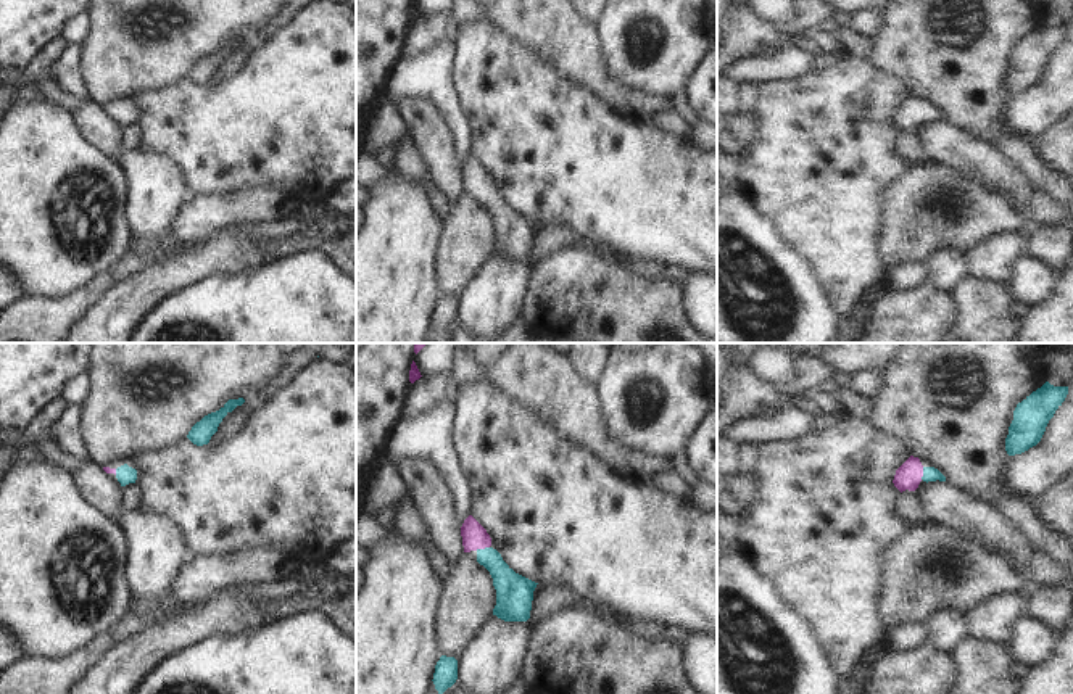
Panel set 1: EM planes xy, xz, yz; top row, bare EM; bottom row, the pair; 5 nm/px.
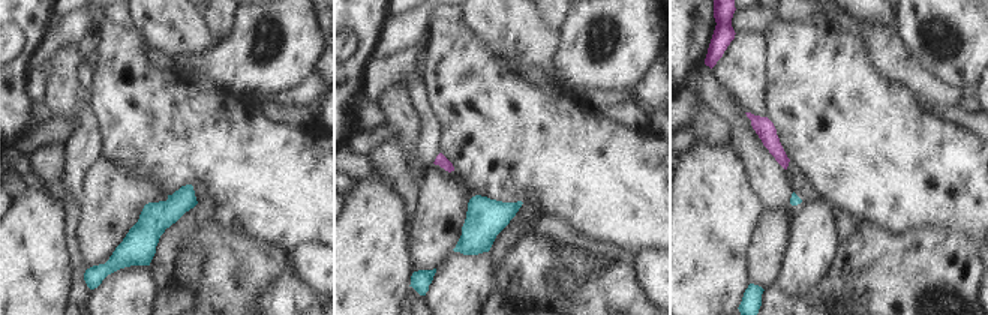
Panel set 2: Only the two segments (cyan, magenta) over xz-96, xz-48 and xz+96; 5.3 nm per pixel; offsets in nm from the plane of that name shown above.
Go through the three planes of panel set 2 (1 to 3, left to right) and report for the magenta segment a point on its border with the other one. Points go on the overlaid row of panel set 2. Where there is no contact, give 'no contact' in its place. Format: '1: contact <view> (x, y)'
1: no contact
2: no contact
3: no contact

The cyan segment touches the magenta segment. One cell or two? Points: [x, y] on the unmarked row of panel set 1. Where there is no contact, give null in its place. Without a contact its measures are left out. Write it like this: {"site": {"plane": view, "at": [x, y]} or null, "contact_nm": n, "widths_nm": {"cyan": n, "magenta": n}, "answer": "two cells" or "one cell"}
{"site": {"plane": "xz", "at": [482, 189]}, "contact_nm": 70, "widths_nm": {"cyan": 160, "magenta": 130}, "answer": "one cell"}

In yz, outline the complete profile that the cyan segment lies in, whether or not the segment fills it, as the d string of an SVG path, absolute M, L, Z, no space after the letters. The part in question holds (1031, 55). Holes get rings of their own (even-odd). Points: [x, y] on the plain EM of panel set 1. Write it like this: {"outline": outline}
{"outline": "M1046 21L1017 43L1005 77L1005 90L1009 95L1021 93L1041 81L1049 60L1062 45L1067 34L1068 26L1054 26Z"}

